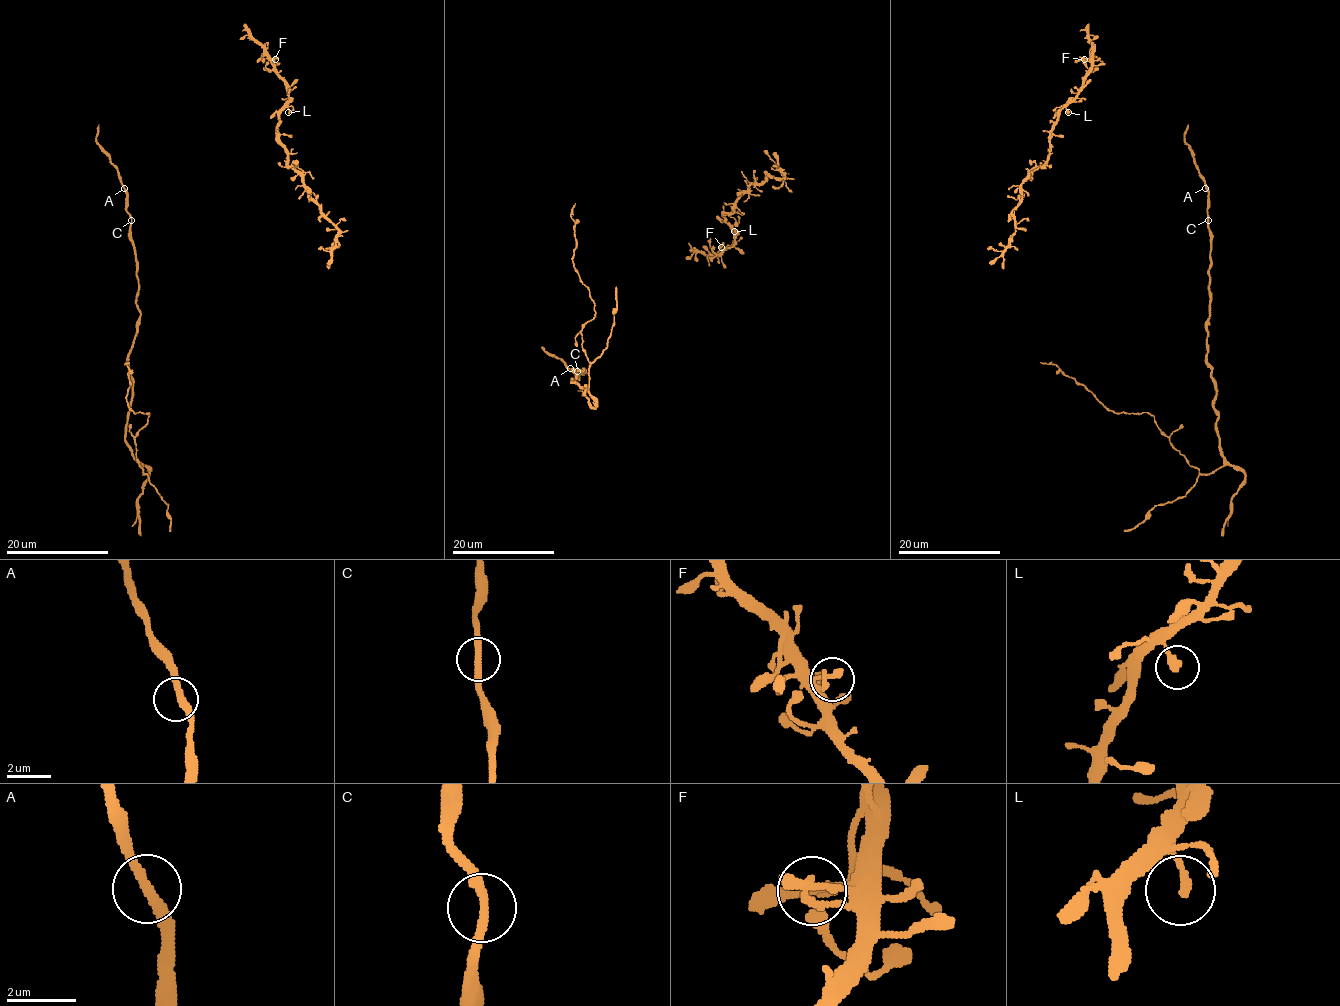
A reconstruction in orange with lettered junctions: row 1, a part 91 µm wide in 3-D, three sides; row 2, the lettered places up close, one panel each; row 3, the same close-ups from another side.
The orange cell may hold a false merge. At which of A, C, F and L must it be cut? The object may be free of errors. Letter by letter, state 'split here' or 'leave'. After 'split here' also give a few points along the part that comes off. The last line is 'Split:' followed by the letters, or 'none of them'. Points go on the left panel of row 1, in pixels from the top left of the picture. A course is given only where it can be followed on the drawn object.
A: leave
C: leave
F: leave
L: leave
Split: none of them

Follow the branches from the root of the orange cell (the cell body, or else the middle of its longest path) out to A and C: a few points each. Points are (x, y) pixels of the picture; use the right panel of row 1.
A: (1201, 175), (1205, 188)
C: (1201, 175), (1207, 190), (1207, 220)

